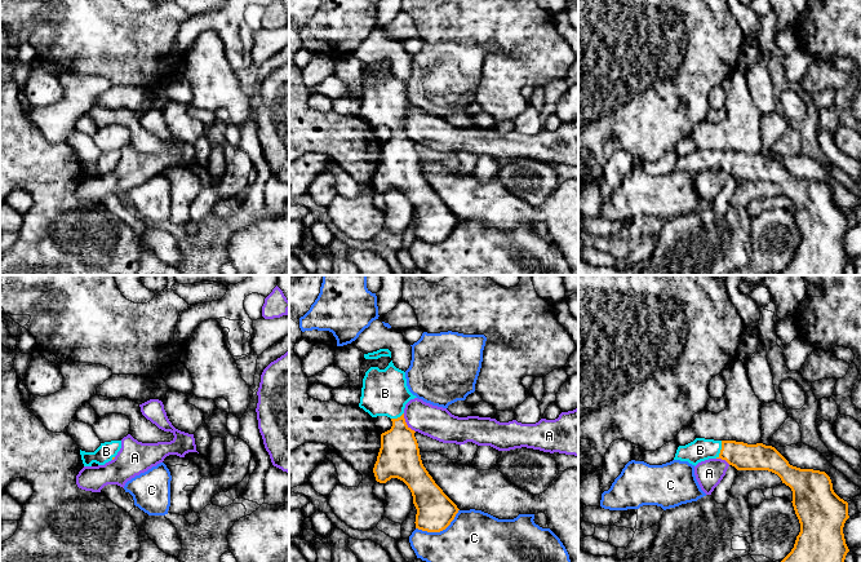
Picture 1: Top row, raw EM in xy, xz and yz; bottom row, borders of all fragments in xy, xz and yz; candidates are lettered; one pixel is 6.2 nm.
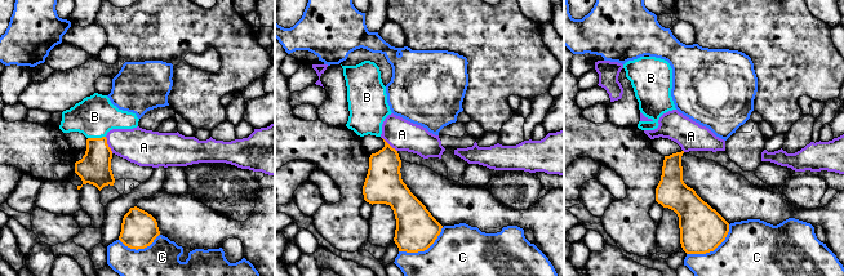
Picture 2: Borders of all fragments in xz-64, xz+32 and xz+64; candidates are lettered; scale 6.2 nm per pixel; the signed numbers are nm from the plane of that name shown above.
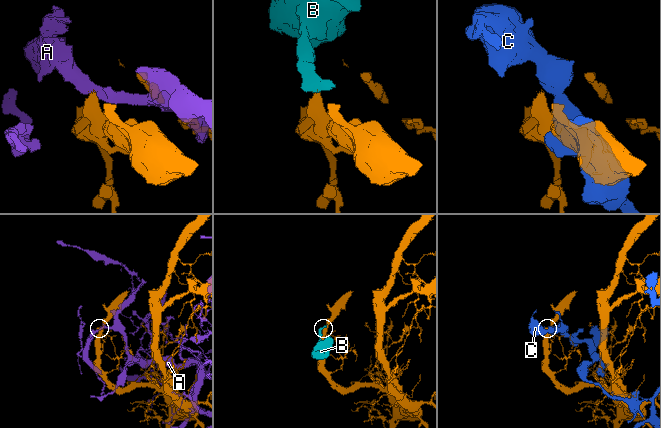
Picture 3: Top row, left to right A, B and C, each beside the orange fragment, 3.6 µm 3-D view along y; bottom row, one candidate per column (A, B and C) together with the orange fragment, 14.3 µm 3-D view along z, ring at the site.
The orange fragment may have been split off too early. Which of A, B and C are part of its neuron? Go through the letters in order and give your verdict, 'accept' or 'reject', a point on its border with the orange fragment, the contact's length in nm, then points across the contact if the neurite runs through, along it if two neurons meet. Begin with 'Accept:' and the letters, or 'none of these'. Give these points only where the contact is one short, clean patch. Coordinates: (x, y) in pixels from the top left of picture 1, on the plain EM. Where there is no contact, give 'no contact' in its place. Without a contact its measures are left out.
Accept: B
A: reject; meets orange in xz at (405, 133); contact 140 nm long
B: accept; meets orange in yz at (720, 160); contact 120 nm long; runs through yz (742, 167), (728, 160), (720, 160), (700, 160)
C: reject; meets orange in xz at (439, 242); contact 300 nm long

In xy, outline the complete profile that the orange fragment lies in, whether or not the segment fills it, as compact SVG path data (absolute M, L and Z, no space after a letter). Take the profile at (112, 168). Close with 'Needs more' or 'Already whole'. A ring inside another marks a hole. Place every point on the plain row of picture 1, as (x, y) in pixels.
M111 151L101 154L94 163L85 163L80 160L81 171L84 177L92 177L93 173L105 176L106 173L115 169L121 159L121 151Z. Needs more

